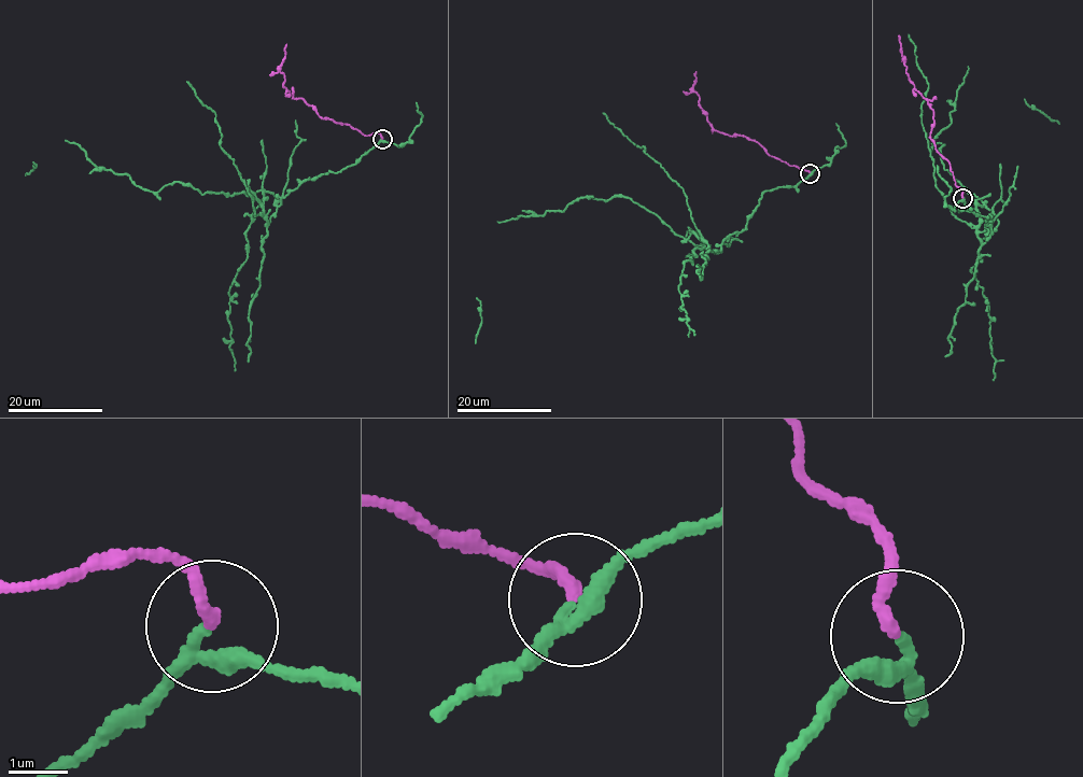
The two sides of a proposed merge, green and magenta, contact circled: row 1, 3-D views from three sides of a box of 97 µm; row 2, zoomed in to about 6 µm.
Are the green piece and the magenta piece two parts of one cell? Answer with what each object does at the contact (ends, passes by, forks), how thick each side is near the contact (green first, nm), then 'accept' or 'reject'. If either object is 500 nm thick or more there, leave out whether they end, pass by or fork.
green passes by | magenta ends | 150/190 nm | reject

